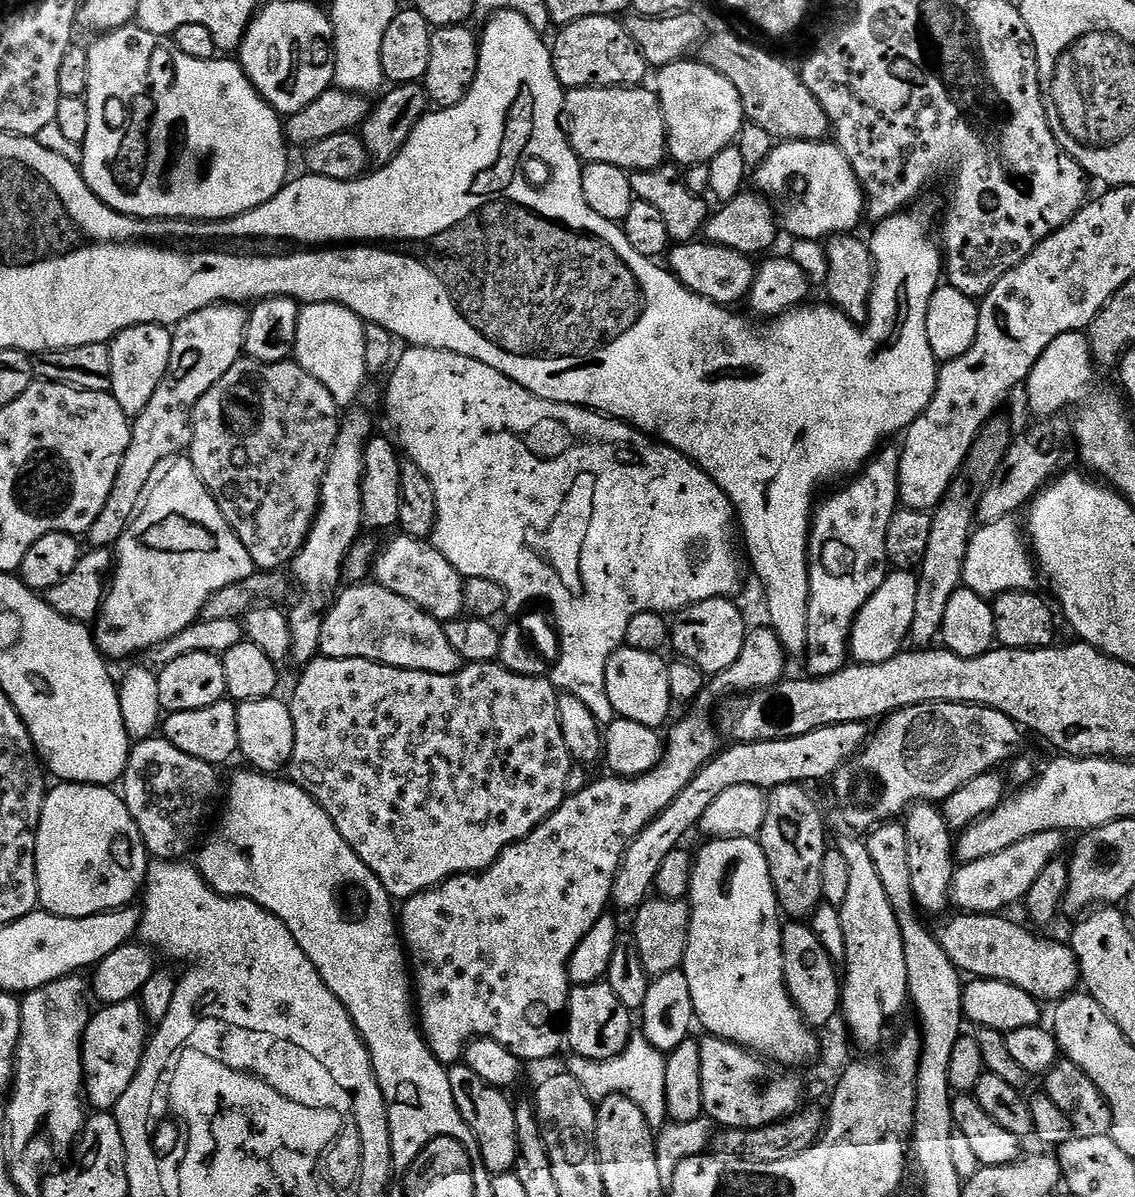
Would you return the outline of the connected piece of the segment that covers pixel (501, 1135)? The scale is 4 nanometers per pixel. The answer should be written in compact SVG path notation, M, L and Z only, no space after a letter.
M467 1063L451 1065L448 1068L450 1078L450 1090L454 1094L454 1102L474 1138L478 1142L478 1150L482 1154L482 1162L486 1170L493 1176L503 1172L513 1171L518 1158L518 1122L516 1121L516 1110L513 1101L508 1101L501 1089L490 1086L474 1074Z

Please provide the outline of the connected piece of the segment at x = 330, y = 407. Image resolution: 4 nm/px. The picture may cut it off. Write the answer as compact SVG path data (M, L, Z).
M241 358L192 408L190 459L194 470L198 470L214 502L218 502L222 518L230 522L257 569L283 569L306 542L320 505L322 478L340 433L341 419L342 408L334 394L291 359L263 364L261 360Z

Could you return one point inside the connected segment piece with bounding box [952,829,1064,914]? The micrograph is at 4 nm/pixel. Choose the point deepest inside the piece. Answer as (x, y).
(995, 882)

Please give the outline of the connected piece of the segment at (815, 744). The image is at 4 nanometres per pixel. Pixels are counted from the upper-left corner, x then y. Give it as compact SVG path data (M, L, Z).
M842 722L838 726L826 726L818 730L810 730L810 734L802 734L785 740L767 740L766 742L750 742L749 744L729 743L728 749L717 751L708 763L696 771L696 776L683 788L662 810L662 814L654 817L646 827L630 842L626 854L620 863L616 881L612 887L611 903L620 908L635 910L649 899L653 891L656 875L662 867L662 858L670 854L670 850L681 847L685 843L684 835L700 823L702 814L706 814L710 802L730 790L730 786L754 786L771 790L782 784L804 784L808 780L824 780L835 776L841 766L868 742L870 728L865 722Z

